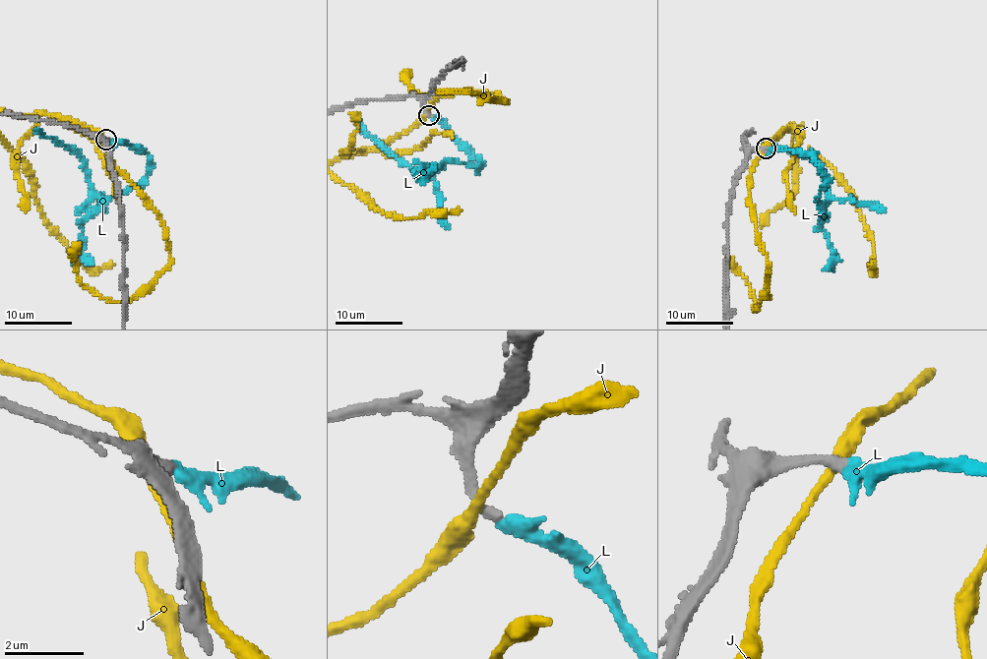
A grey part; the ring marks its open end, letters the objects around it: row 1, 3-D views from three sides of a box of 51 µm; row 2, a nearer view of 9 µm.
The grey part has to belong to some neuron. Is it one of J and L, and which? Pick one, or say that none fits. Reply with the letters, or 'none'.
L

